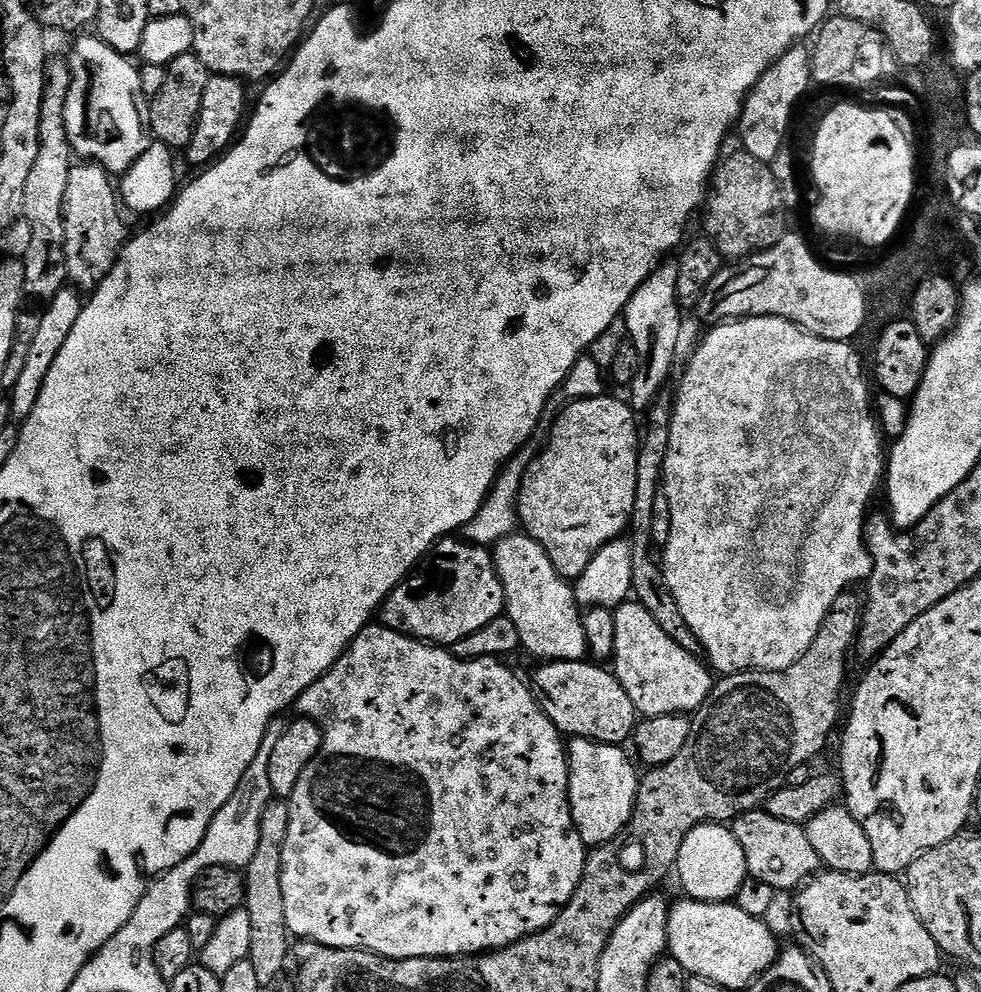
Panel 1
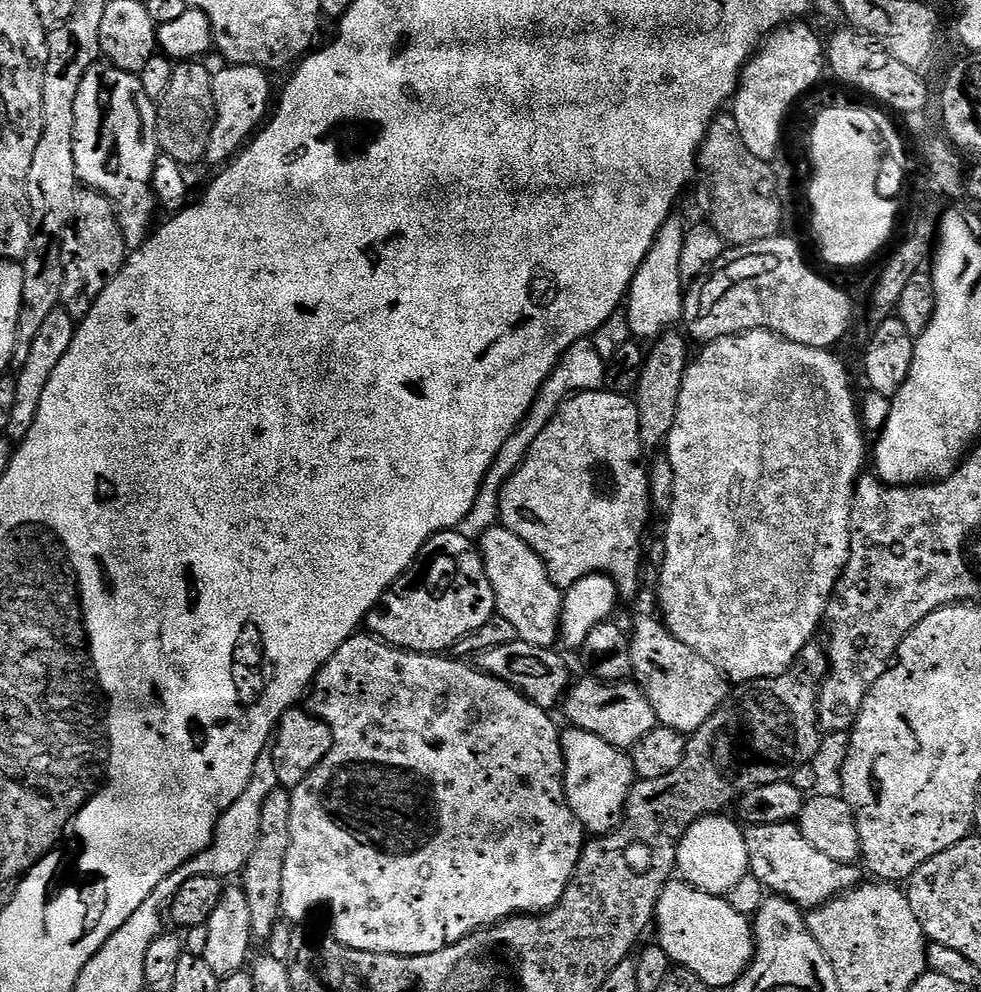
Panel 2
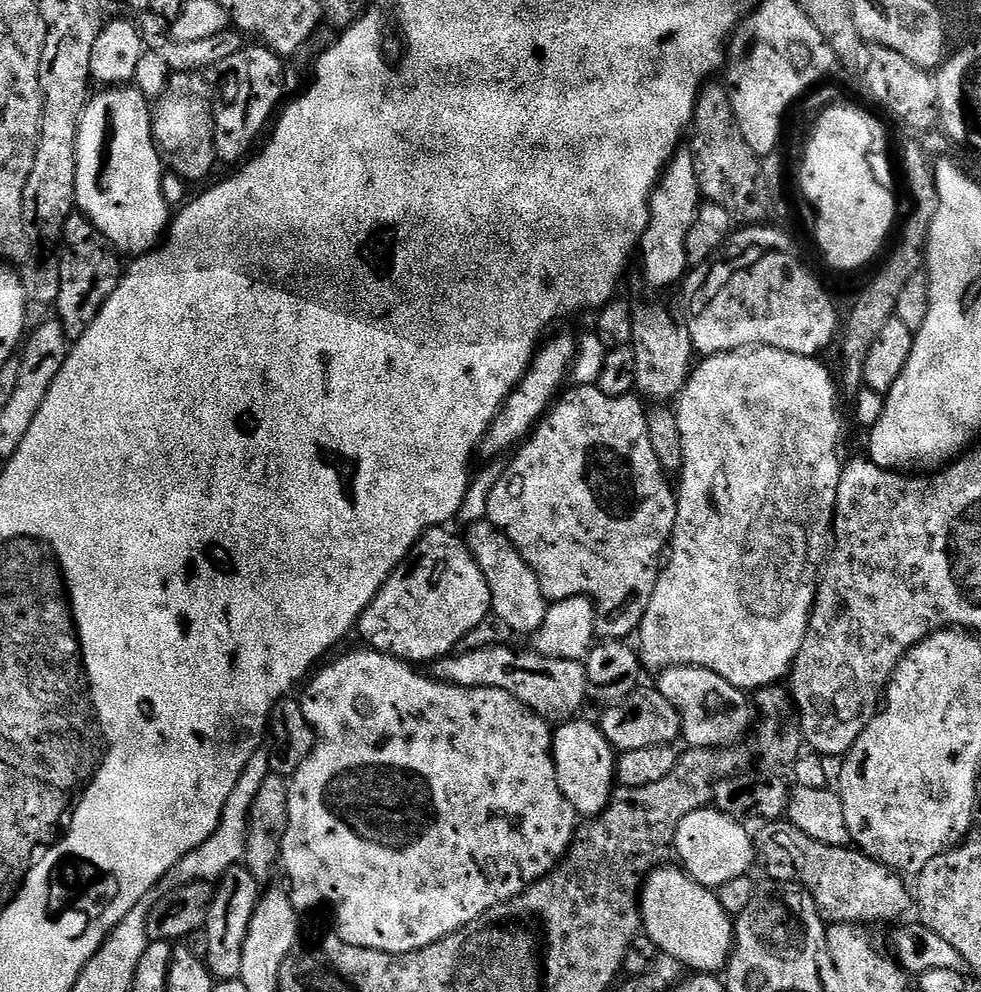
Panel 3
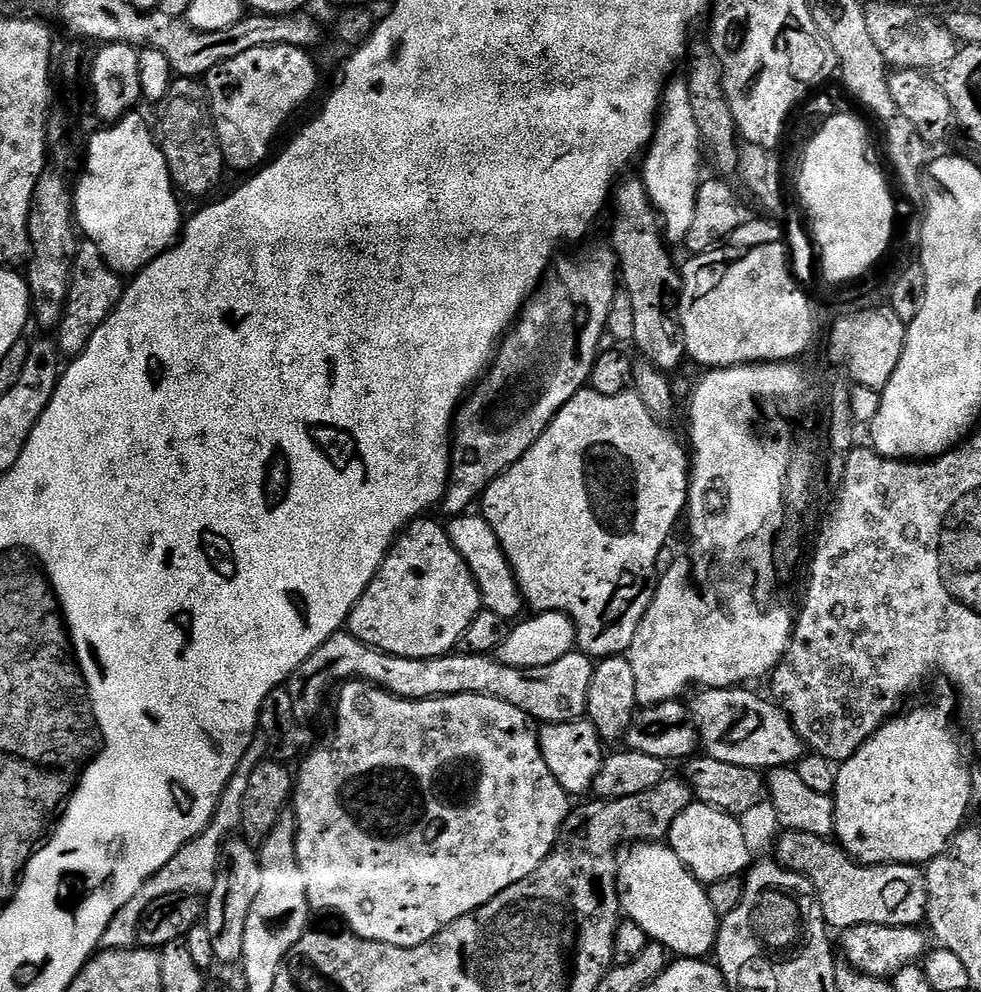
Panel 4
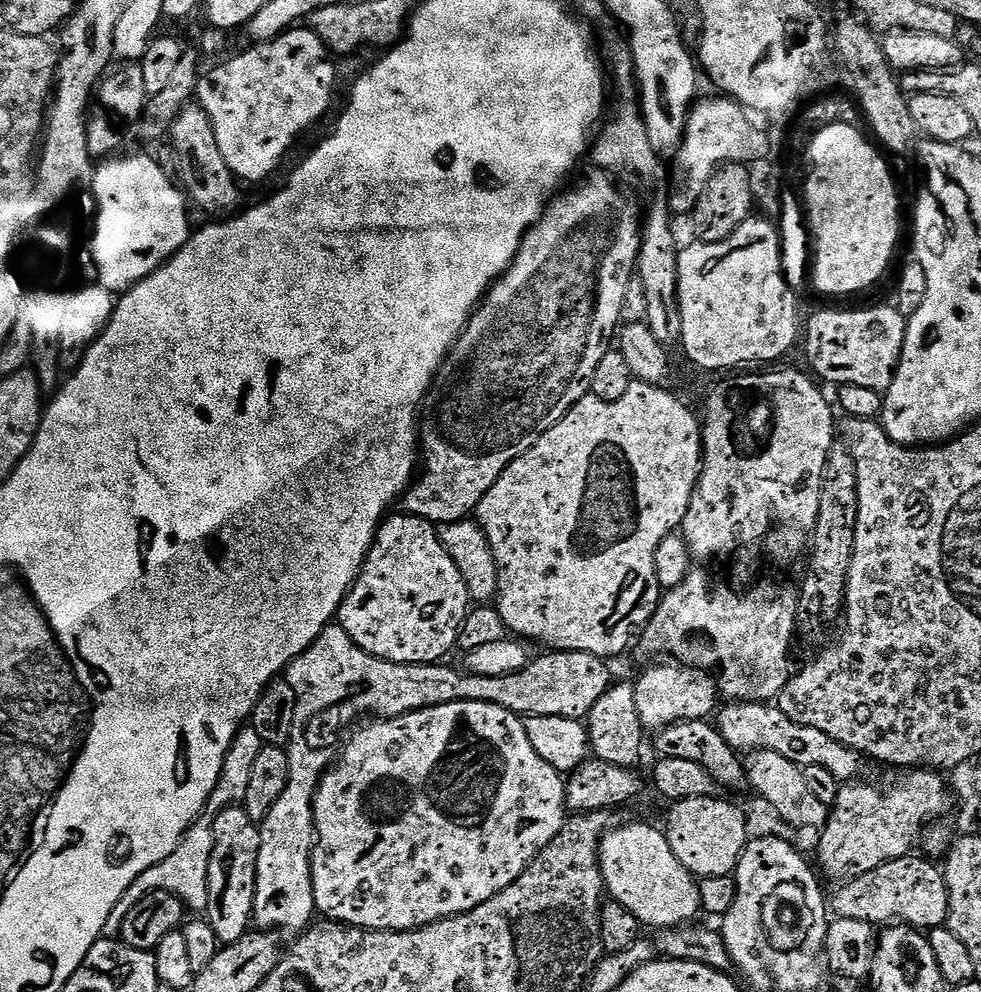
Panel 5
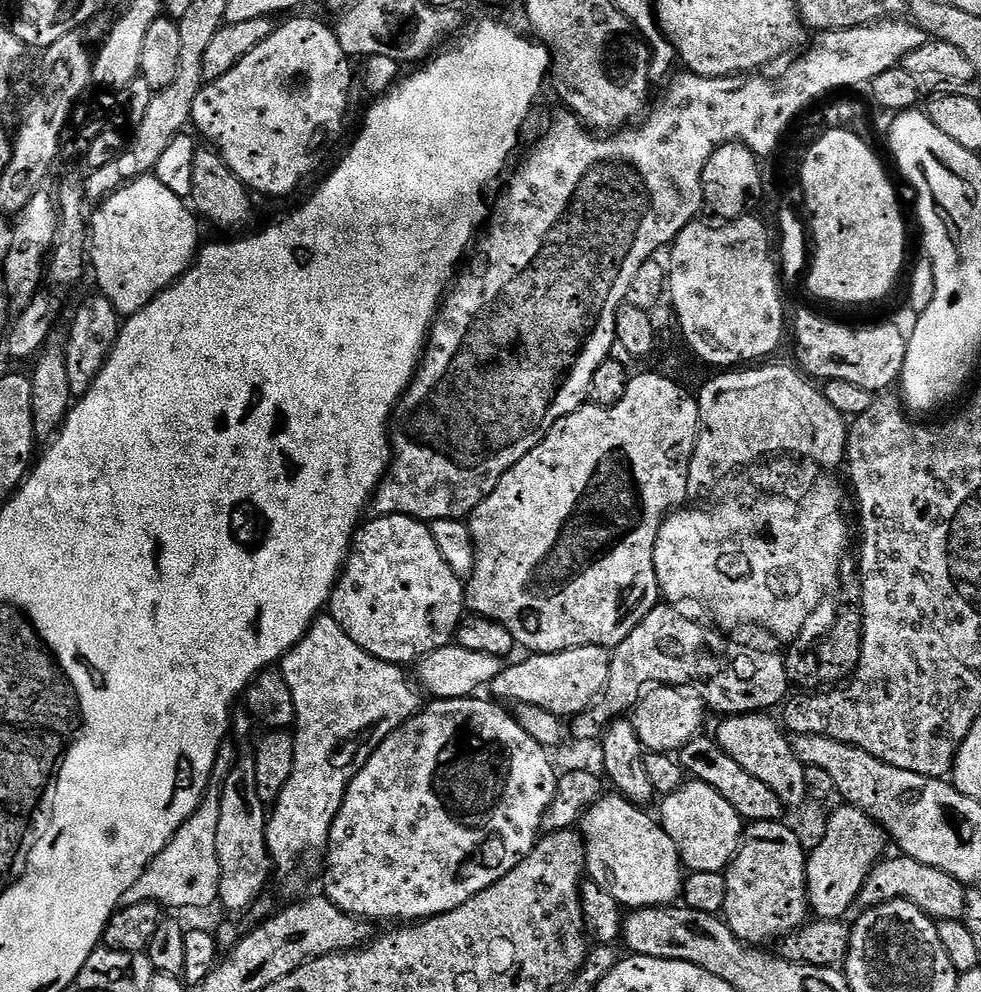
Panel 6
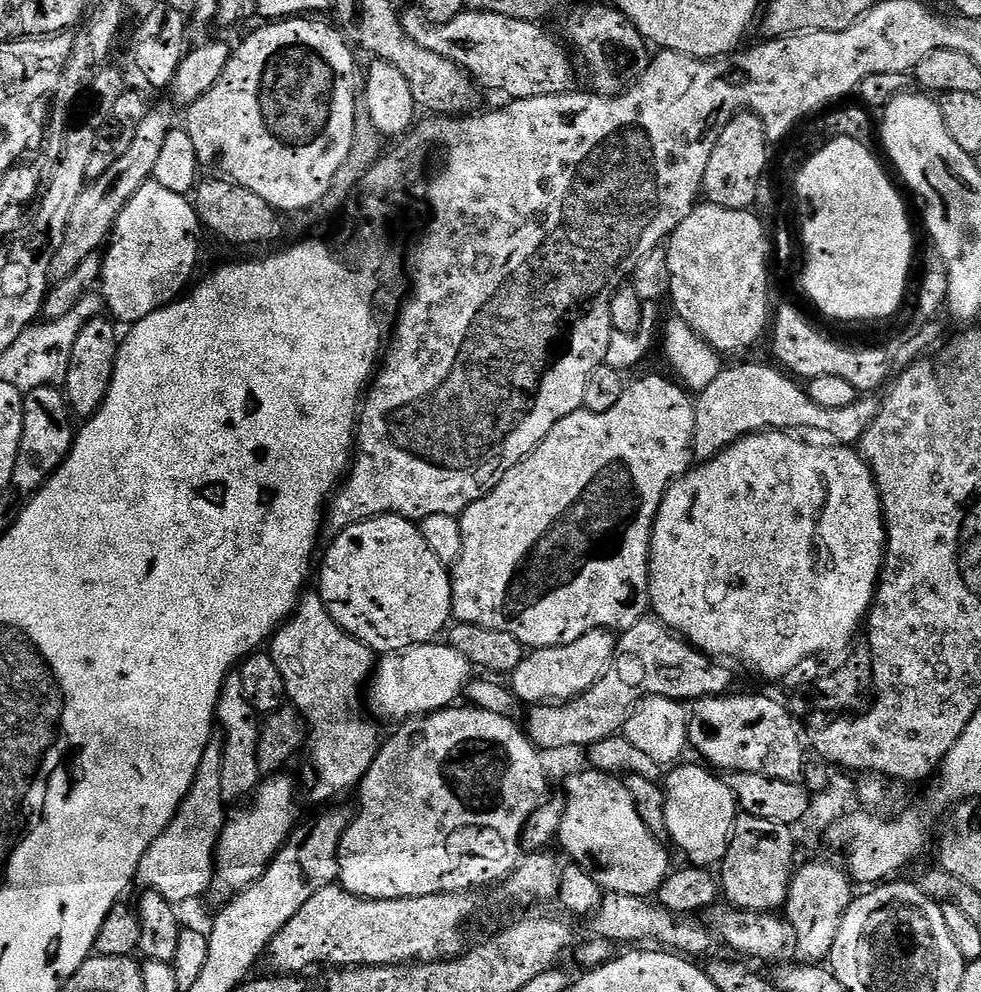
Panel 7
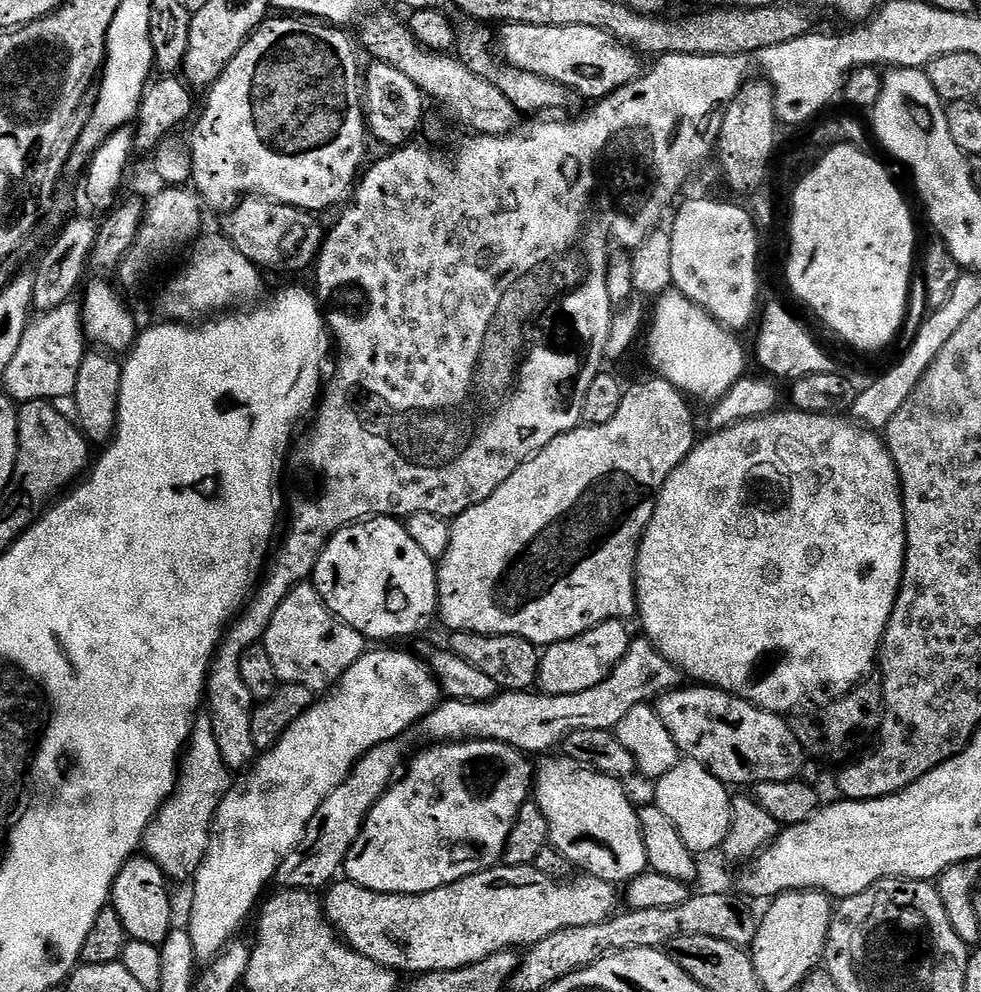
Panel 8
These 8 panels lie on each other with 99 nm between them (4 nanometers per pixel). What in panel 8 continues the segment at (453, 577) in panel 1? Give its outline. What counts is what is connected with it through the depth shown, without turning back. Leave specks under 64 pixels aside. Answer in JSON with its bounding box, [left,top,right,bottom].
[310,516,437,642]

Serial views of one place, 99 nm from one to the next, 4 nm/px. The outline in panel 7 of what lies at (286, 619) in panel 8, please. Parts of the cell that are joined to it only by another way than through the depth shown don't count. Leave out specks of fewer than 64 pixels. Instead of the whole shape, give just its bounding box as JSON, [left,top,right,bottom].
[270,590,382,806]

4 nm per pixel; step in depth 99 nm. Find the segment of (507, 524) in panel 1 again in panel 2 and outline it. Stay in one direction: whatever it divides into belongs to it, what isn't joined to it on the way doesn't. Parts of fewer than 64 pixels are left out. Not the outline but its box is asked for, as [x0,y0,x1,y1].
[458,339,608,542]

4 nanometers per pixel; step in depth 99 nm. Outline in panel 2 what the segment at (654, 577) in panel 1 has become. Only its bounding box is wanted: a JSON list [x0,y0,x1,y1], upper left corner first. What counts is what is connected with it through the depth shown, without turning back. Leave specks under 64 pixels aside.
[634,330,690,454]

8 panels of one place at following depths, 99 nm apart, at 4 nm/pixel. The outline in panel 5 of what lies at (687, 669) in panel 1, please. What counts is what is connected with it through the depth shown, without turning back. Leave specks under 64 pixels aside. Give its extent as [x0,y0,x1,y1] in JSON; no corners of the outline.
[715,704,866,782]

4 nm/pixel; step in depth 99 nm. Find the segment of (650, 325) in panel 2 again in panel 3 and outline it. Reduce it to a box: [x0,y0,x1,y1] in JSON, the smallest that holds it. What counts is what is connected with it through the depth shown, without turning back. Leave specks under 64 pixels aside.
[639,150,702,288]

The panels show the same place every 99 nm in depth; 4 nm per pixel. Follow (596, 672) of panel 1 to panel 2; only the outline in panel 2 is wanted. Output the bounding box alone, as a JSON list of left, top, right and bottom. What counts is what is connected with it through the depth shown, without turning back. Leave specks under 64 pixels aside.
[562,678,658,750]

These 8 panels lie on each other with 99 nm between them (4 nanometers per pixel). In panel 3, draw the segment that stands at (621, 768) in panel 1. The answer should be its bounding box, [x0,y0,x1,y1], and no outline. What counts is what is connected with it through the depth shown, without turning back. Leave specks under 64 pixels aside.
[552,719,618,818]

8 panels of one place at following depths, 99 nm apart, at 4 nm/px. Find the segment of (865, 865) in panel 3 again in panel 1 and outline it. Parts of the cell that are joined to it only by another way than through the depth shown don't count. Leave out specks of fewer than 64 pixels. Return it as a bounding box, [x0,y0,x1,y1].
[730,810,821,893]

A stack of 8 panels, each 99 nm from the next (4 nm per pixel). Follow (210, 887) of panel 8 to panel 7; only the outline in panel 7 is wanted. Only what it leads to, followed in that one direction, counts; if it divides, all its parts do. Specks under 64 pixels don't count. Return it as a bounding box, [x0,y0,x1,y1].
[214,642,473,898]

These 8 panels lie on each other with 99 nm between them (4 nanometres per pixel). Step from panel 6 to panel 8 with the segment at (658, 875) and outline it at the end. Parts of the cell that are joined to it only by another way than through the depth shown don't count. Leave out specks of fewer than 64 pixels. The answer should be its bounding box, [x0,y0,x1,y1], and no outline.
[534,758,649,886]

